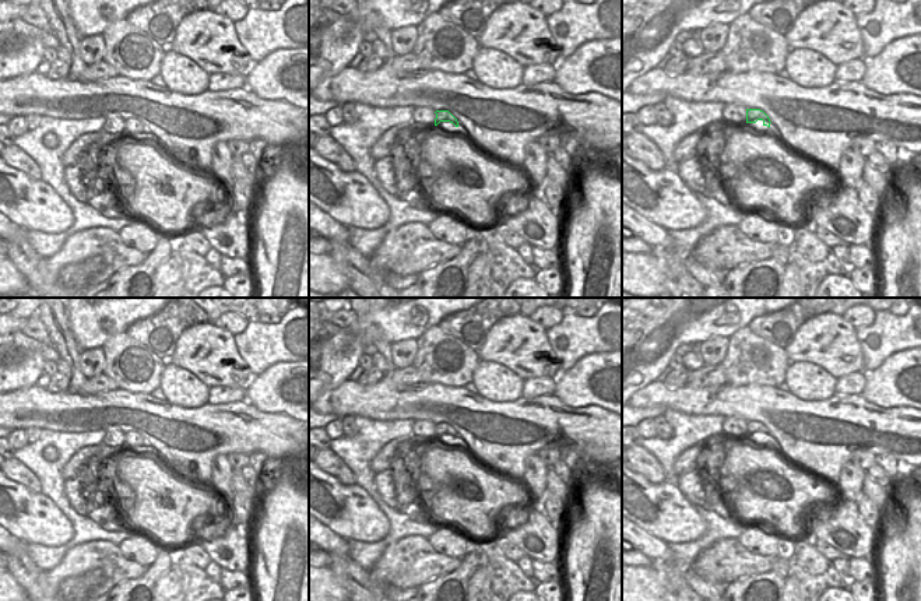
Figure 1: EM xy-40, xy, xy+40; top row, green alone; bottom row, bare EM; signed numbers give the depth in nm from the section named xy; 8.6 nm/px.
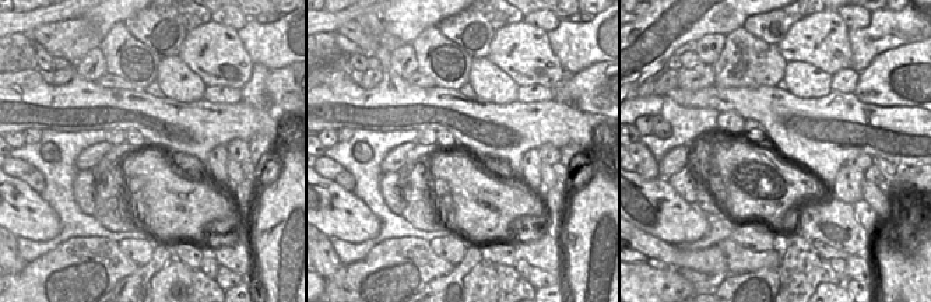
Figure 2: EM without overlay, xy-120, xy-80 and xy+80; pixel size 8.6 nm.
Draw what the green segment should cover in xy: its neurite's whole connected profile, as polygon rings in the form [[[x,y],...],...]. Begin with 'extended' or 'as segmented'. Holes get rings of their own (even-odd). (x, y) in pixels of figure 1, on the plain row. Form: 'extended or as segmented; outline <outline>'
extended; outline [[[436,423],[435,426],[435,439],[440,444],[456,446],[458,443],[458,435],[449,423]]]

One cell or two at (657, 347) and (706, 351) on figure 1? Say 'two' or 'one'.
two

